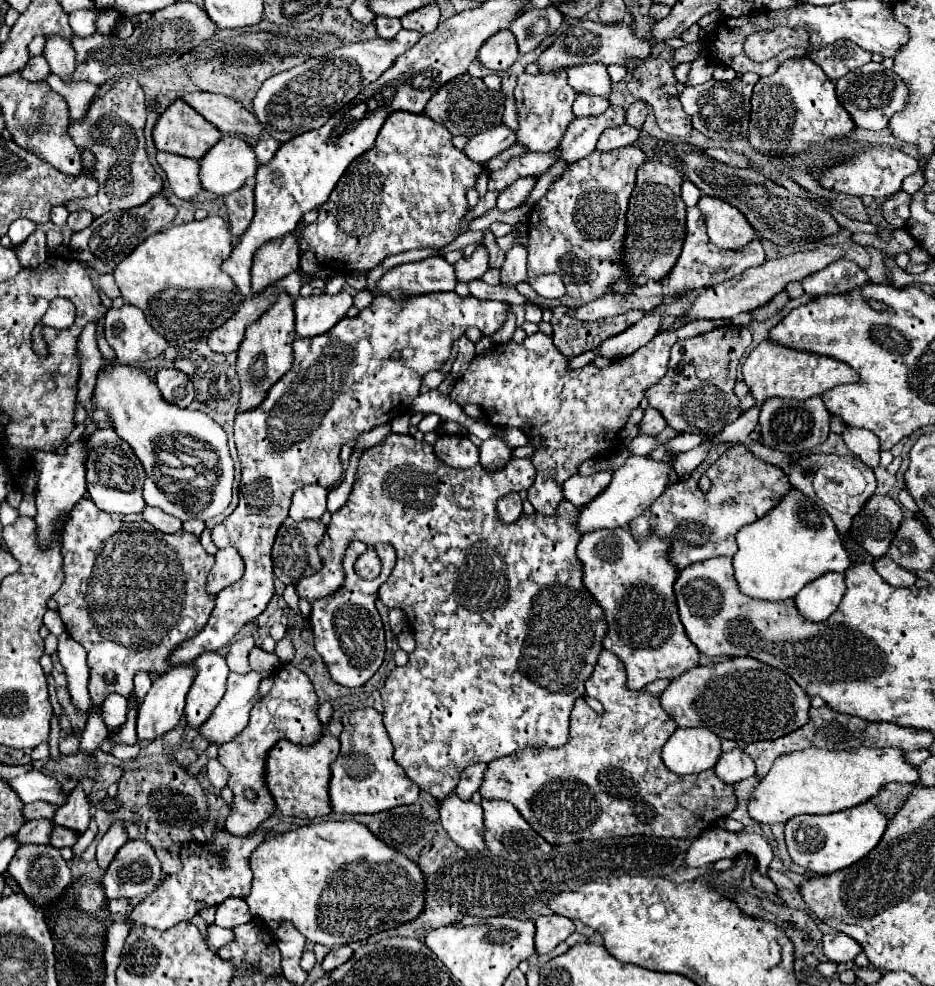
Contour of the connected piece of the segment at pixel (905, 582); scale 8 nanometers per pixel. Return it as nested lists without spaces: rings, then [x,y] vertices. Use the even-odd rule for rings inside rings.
[[[888,555],[876,559],[876,561],[874,561],[874,569],[876,569],[876,571],[880,573],[880,577],[882,577],[886,583],[890,583],[892,587],[912,587],[912,585],[916,583],[916,579],[918,579],[914,573],[898,567]]]

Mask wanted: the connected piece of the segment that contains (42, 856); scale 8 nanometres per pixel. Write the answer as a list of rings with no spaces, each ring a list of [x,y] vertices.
[[[34,843],[20,845],[8,865],[8,873],[18,881],[24,895],[30,897],[36,907],[50,905],[52,901],[58,899],[58,895],[62,895],[66,885],[70,885],[70,869],[62,859],[60,851],[52,845],[34,845]]]

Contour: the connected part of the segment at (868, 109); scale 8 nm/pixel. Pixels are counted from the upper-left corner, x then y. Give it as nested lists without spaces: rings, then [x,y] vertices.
[[[866,63],[864,67],[844,75],[836,81],[836,95],[842,107],[850,113],[856,127],[882,131],[888,127],[888,121],[894,113],[902,111],[908,103],[908,87],[906,83],[890,69],[886,69],[882,63]]]

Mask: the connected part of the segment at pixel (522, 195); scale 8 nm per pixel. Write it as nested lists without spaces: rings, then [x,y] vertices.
[[[522,177],[522,179],[514,181],[504,193],[500,193],[498,209],[508,211],[508,209],[514,209],[514,207],[522,205],[524,199],[530,195],[534,183],[536,183],[536,177]]]

